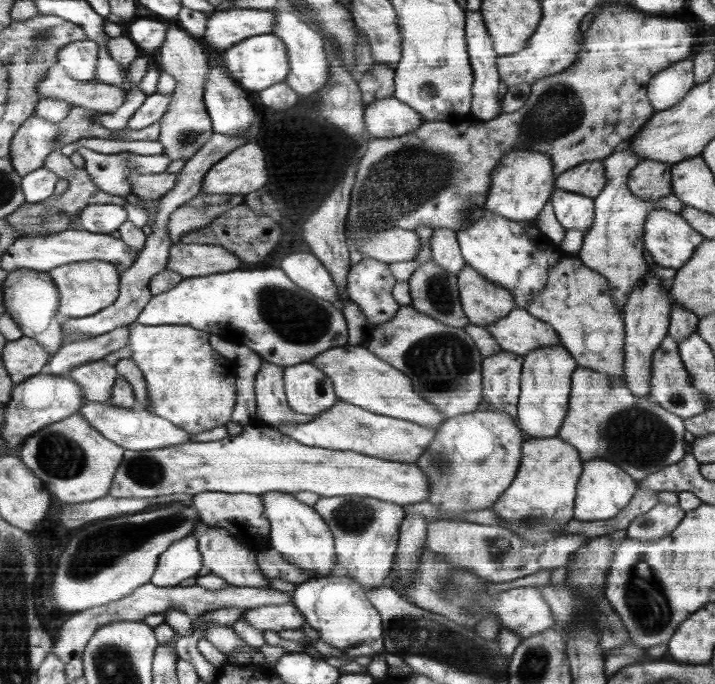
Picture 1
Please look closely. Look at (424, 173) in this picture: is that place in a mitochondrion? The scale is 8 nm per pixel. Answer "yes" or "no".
yes

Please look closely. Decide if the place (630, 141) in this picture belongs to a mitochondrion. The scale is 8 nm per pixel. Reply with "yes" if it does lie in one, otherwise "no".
no

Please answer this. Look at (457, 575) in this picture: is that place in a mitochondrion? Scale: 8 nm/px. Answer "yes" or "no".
no

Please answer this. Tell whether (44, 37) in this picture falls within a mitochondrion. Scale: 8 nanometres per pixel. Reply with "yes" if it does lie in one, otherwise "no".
yes

